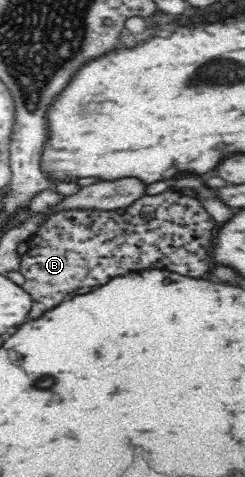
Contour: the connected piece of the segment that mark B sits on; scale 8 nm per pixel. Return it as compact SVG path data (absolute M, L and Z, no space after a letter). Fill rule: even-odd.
M161 193L161 195L155 195L155 197L141 197L141 199L137 199L122 211L97 211L96 209L65 209L65 211L57 211L26 240L28 249L20 257L19 270L25 277L22 288L32 297L32 306L28 317L29 319L37 319L45 311L59 305L63 297L69 299L69 295L74 295L77 289L81 287L98 288L100 285L105 285L107 279L111 279L113 275L125 275L129 271L139 271L139 269L153 267L153 269L169 269L169 271L189 275L189 277L201 277L209 269L209 259L207 257L209 257L209 245L211 245L211 239L213 239L211 229L213 229L213 219L205 211L199 211L197 199L191 199L191 197L185 197L185 195L179 195L179 193Z

